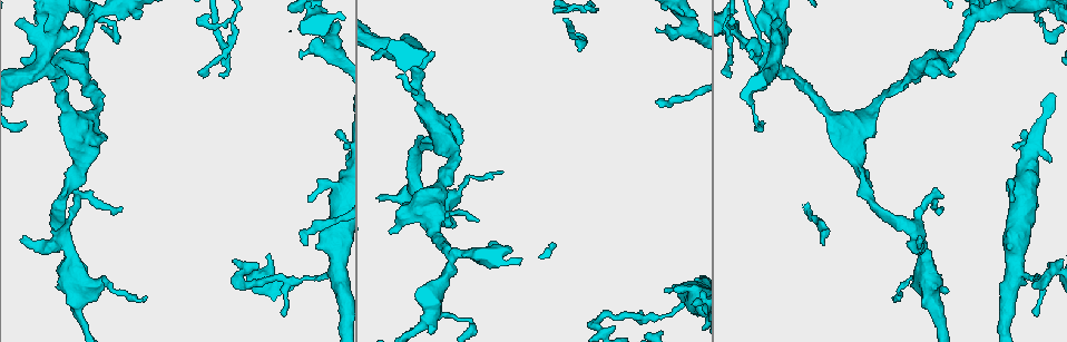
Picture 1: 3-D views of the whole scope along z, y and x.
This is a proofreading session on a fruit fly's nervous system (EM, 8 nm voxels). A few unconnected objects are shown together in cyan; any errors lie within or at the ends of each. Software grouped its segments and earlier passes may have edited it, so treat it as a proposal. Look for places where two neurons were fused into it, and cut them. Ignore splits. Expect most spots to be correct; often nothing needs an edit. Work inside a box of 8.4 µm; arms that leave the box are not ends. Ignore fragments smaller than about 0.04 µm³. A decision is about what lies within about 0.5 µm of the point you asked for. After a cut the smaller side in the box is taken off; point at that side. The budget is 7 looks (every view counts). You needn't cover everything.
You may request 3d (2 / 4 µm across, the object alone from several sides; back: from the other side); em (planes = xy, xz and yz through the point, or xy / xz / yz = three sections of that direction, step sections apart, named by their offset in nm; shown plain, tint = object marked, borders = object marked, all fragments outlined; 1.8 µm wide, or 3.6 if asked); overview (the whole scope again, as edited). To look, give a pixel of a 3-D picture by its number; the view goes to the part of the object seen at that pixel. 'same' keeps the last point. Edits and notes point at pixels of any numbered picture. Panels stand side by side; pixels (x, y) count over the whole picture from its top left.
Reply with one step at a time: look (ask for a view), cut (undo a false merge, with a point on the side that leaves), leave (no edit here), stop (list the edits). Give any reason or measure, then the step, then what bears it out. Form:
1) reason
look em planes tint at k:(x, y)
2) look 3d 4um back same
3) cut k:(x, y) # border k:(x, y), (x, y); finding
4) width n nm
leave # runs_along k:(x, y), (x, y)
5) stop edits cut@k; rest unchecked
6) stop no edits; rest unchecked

abrupt turn
look 3d 4um at 1:(1040, 282)

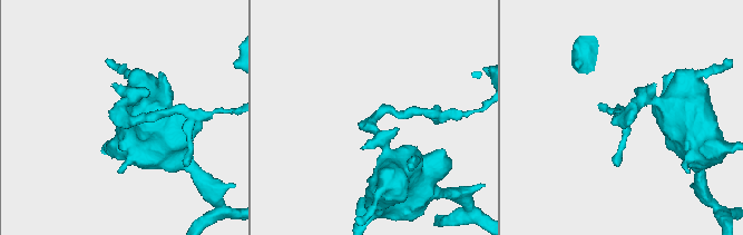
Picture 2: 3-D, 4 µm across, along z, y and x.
look em planes tint at 2:(371, 117)

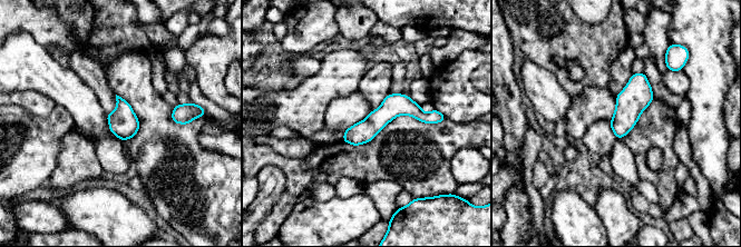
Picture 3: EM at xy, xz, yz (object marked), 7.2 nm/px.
leave # runs_along 3:(434, 117), (389, 109), (345, 139); all the same neuron

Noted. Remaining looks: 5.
arms part here
look em xy step 16 borders at 1:(334, 271)

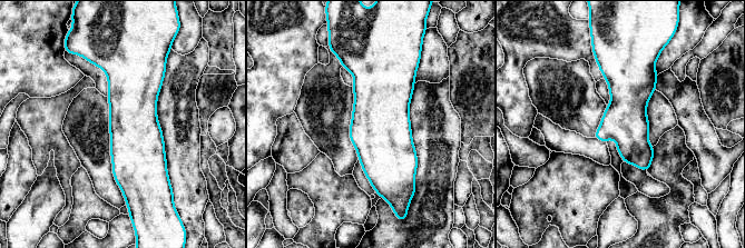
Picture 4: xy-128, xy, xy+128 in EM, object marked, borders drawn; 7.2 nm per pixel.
width 320 nm
leave # continuous, no second neuron

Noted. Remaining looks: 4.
thin arm on a thick one
look em planes tint at 1:(328, 28)

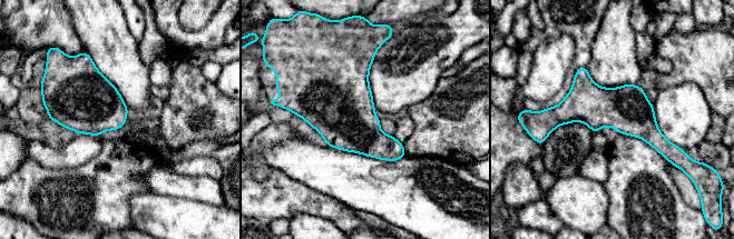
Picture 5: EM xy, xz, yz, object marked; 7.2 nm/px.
width 340 nm
leave # one neuron here

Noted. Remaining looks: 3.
stop no edits; rest unchecked

